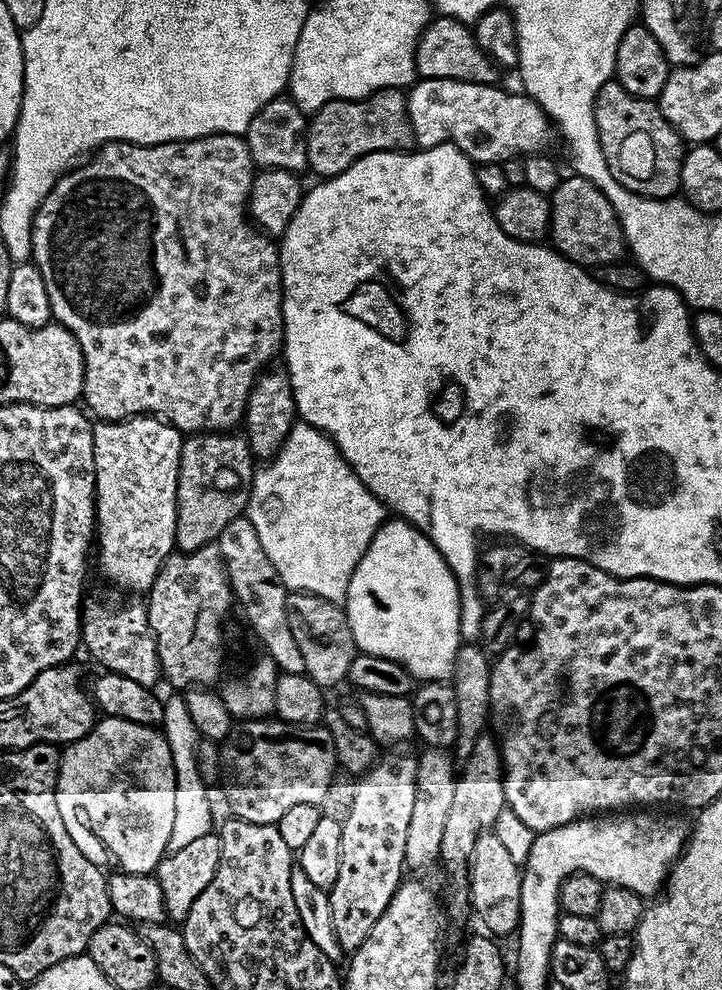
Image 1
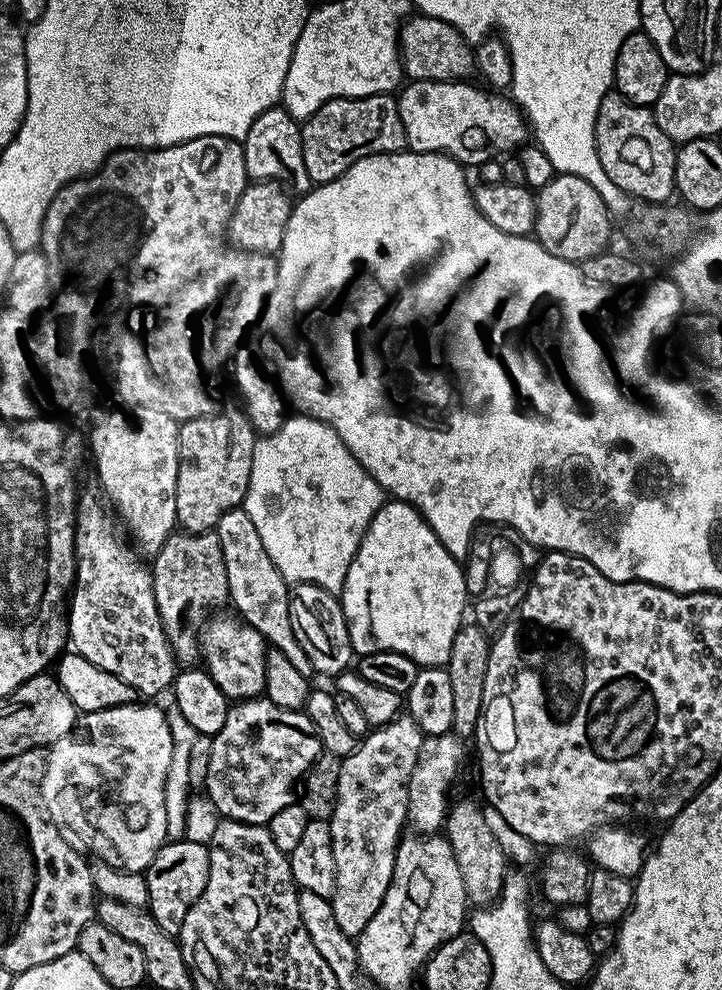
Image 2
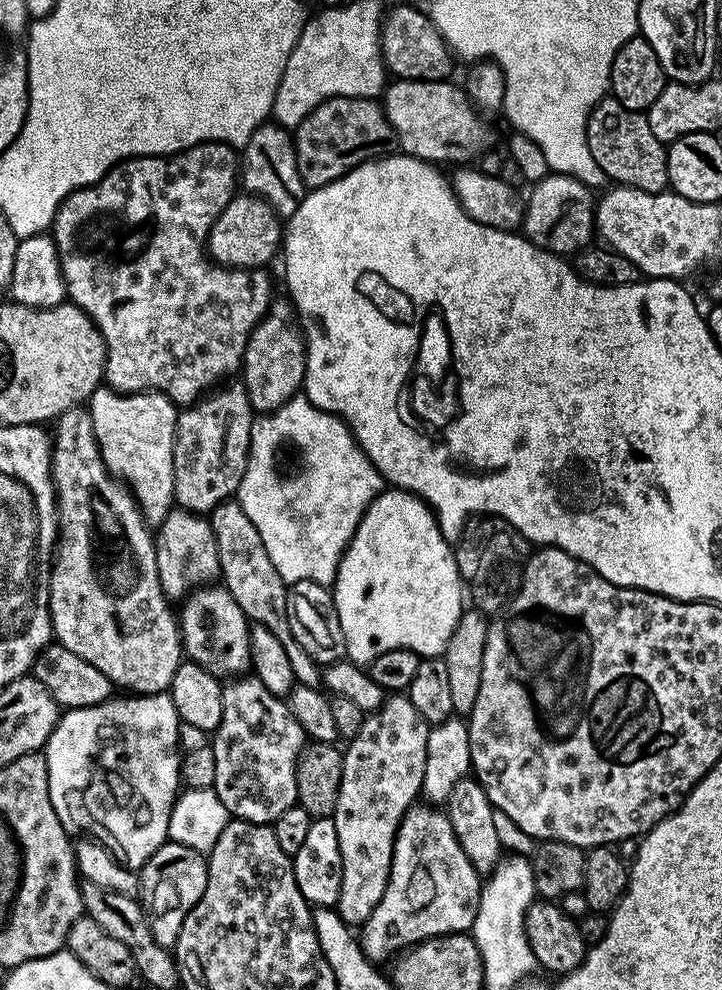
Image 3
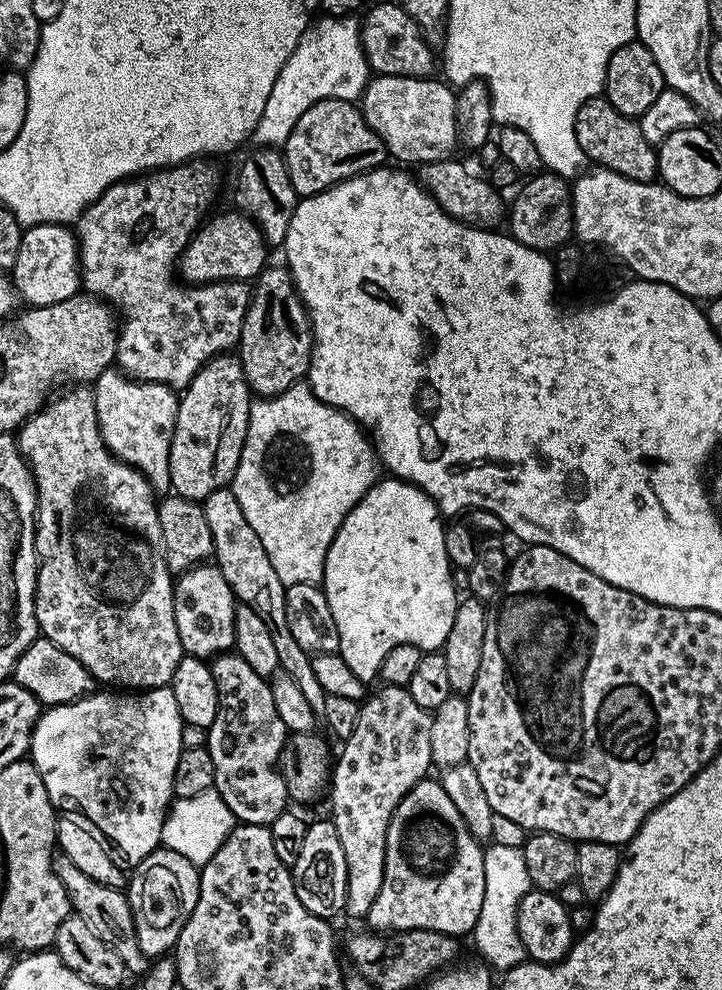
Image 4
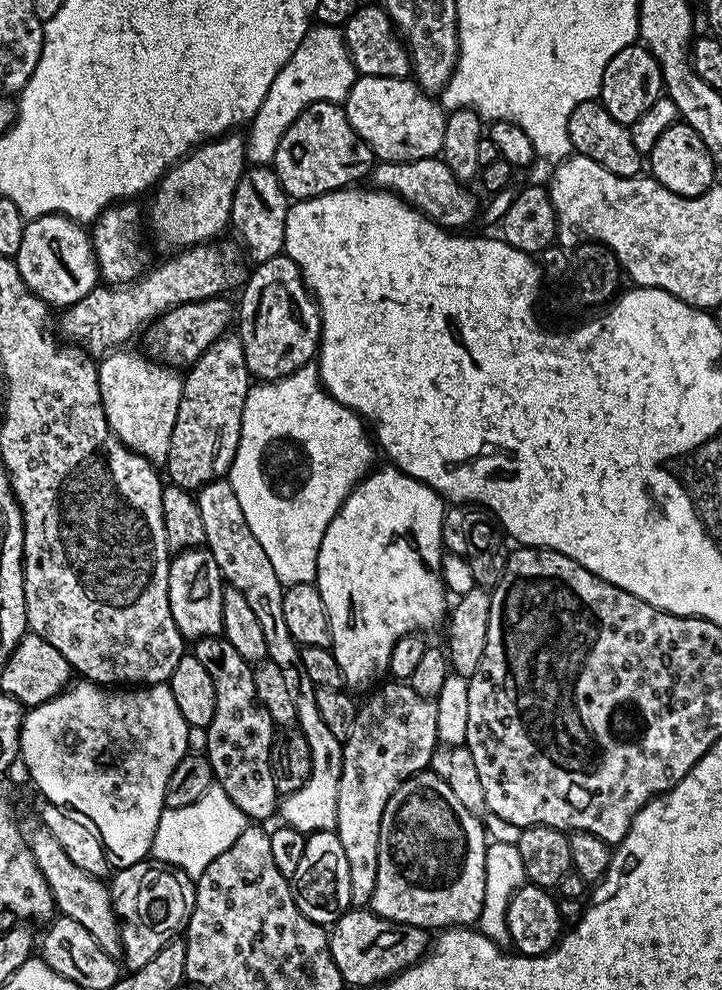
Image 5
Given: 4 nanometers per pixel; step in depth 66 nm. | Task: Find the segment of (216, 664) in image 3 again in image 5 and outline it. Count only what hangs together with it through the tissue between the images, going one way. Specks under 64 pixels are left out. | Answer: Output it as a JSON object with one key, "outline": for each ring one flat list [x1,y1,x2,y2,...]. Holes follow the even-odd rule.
{"outline":[[207,547,188,548,171,557,168,566,170,614,174,614,174,626,178,626,185,641,195,642,202,636,223,633,222,594,225,587,224,575,218,570,218,562,214,562,214,554,210,554]]}

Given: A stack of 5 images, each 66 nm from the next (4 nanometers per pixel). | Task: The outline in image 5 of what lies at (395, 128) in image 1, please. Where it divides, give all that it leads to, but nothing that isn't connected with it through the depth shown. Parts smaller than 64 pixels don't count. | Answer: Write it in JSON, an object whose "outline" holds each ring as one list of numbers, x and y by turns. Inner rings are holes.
{"outline":[[323,100,314,102,310,107,303,108,290,122,290,126,276,141,276,148,272,152,270,165,276,173,282,190,293,201,309,200,312,196,321,196,327,192,336,192,340,188,347,188,369,175,374,167,374,157,370,146,348,124,344,117,344,109,339,103]]}

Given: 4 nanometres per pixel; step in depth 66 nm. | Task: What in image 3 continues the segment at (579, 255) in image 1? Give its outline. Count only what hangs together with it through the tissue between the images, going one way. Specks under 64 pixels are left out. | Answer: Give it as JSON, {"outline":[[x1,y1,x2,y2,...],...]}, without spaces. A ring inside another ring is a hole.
{"outline":[[549,174,531,185,530,191,532,193,526,196,522,225,523,235,529,242,558,256,575,254,593,243,596,226,593,189,572,176]]}

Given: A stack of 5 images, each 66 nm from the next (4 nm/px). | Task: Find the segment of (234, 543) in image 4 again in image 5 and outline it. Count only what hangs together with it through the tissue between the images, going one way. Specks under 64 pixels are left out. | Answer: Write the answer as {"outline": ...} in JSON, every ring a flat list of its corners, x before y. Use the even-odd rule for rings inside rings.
{"outline":[[227,478,215,480,199,489,195,498,206,529,204,544,208,552,214,554,214,562,218,562,218,570,224,575,227,587,241,592,250,610,254,610,254,615,262,626,262,634,266,637,267,659,273,660,286,674,303,673,300,648,290,630,286,630,286,617,282,615,285,585,281,584,278,574,274,574,270,557,250,531,246,514,242,514,242,506,238,502,238,494,234,494,234,486],[300,674,297,676,297,680,294,680,295,723,310,746,312,769,310,770,310,778,306,778,306,786,287,793,279,801,278,816,284,819,281,821,287,827,305,834,331,832,338,822,338,784,342,782,344,745,338,738,334,738,334,734,327,728,326,722,322,722,322,714,318,714,316,685,312,684,310,678,306,675]]}

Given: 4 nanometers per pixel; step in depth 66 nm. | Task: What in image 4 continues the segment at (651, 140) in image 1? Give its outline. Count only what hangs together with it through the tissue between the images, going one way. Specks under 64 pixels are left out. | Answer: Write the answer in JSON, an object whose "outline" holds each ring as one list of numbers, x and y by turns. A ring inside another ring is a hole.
{"outline":[[603,95,587,100,578,110,576,133,578,146,582,146,585,157,593,165,608,168,628,180,652,182,657,179,657,149,650,142,646,142,639,123,633,117,618,114,618,110,614,110,614,106,610,106,610,102]]}

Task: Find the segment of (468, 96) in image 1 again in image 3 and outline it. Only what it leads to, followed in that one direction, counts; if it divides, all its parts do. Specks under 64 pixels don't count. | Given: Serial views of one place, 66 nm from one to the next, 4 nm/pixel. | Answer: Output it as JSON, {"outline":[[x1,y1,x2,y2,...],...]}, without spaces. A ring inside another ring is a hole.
{"outline":[[393,79,382,93,382,107,405,156,429,162,472,162,489,151,492,132,484,125,485,117,468,101,463,87,455,88,448,80]]}

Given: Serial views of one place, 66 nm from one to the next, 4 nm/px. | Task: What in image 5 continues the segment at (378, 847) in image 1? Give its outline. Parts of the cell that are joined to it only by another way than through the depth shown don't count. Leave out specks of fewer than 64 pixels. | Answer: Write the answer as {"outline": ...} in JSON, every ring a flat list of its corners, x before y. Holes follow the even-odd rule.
{"outline":[[388,682,385,688,379,688,371,693,373,696,365,704,357,707,354,730,350,730,350,738,343,741,342,782,338,784,338,822,334,831,342,842,346,866,350,866,350,898,356,906,372,903,374,881,378,879,378,834,382,830,382,813,386,810,386,802,390,802,390,794,398,790,403,780,425,771,438,747,435,703,415,692,408,682]]}

